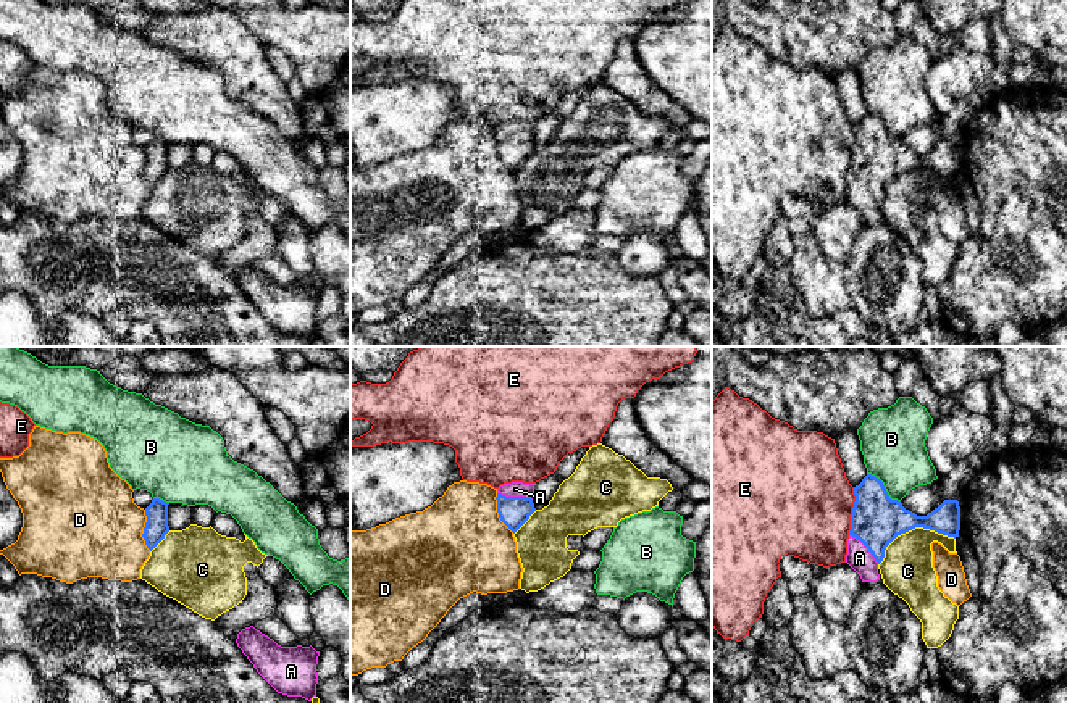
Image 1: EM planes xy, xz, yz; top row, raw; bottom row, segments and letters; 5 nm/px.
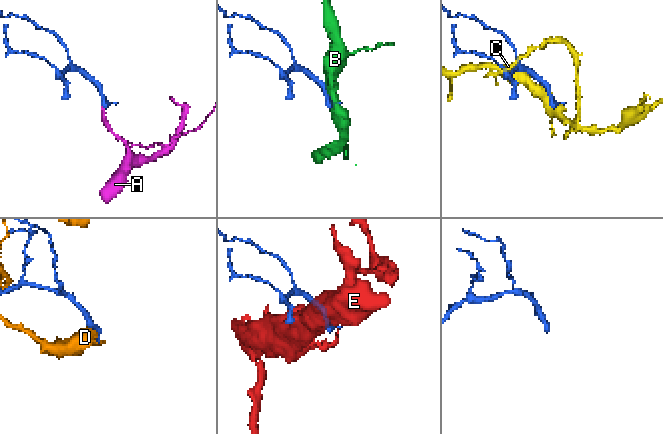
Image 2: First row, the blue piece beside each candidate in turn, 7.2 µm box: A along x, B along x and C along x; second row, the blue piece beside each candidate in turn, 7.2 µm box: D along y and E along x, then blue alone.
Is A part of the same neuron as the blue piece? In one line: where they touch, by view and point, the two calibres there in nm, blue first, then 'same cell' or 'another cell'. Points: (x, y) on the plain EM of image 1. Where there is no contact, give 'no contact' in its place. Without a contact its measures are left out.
contact xz (515, 136); calibres 160 and 80 nm; same cell

